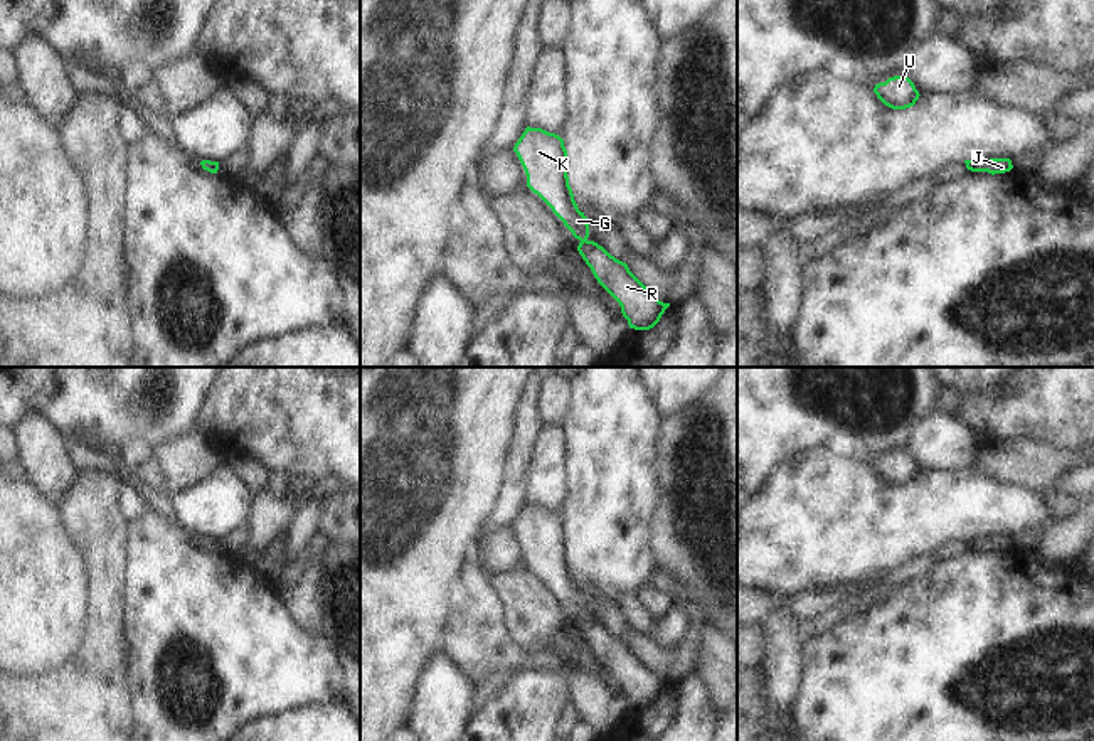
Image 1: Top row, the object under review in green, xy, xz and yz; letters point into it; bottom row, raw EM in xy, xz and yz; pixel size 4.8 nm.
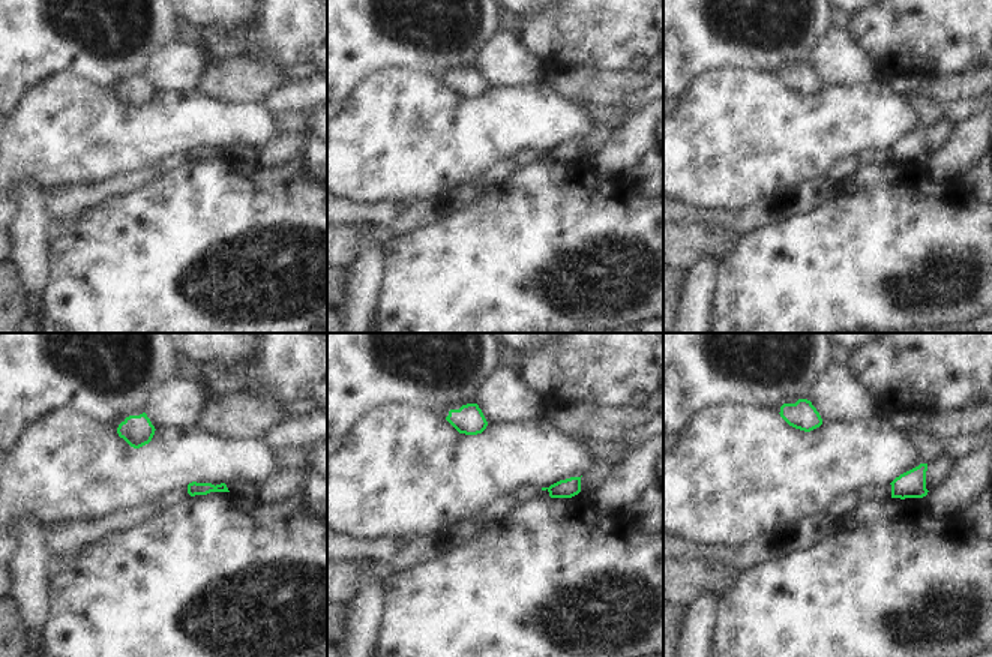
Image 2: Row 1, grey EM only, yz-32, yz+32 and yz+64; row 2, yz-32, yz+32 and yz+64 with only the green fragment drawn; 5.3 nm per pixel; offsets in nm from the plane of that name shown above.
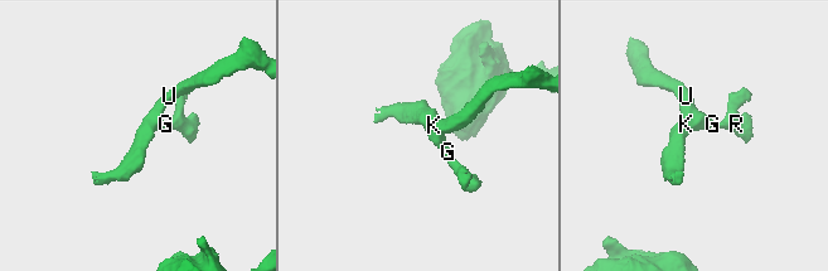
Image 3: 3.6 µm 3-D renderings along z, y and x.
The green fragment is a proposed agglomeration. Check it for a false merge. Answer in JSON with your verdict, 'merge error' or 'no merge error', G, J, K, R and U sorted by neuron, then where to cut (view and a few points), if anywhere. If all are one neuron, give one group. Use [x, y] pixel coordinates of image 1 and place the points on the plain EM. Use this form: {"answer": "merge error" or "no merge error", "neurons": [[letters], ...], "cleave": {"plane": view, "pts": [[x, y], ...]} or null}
{"answer": "no merge error", "neurons": [["G", "J", "K", "R", "U"]], "cleave": null}

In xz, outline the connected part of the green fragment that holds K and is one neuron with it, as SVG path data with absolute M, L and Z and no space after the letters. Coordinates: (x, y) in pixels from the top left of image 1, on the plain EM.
M527 504L513 524L525 552L527 564L537 571L564 603L579 616L577 628L591 645L597 660L619 680L629 706L653 706L670 680L660 679L628 645L603 623L589 618L589 601L579 588L567 554L567 527L564 517L542 505Z

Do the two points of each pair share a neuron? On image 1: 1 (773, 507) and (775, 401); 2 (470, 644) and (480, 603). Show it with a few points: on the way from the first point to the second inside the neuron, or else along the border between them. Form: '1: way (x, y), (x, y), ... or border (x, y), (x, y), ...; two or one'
1: border (807, 453), (785, 465), (754, 497); two
2: way (477, 634), (480, 613); one

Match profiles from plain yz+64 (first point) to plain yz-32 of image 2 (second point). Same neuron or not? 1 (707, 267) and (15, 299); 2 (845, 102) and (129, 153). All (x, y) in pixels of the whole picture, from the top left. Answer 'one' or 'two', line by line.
1: two
2: one

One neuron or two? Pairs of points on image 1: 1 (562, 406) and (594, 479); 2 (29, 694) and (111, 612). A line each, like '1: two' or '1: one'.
1: two
2: one

